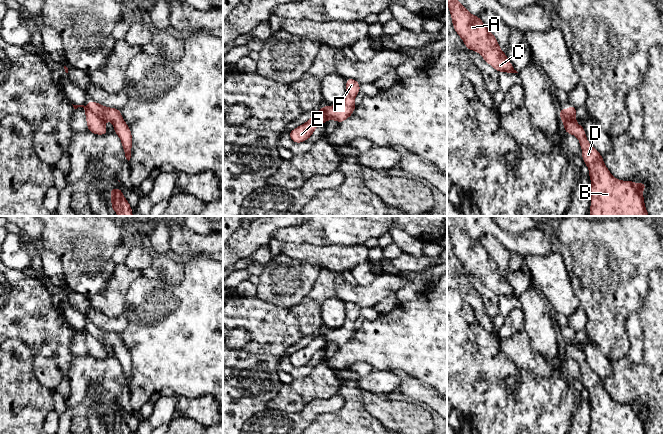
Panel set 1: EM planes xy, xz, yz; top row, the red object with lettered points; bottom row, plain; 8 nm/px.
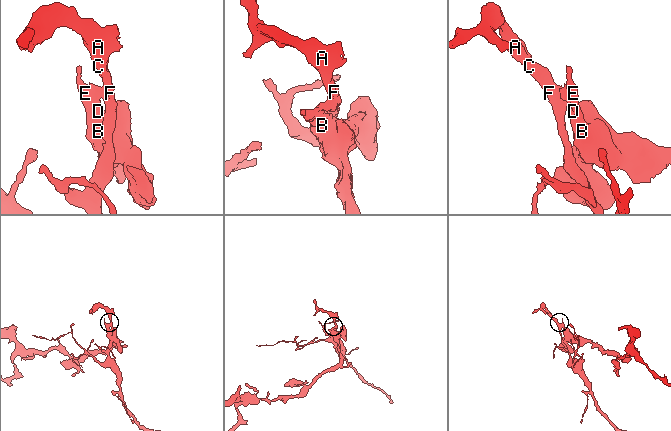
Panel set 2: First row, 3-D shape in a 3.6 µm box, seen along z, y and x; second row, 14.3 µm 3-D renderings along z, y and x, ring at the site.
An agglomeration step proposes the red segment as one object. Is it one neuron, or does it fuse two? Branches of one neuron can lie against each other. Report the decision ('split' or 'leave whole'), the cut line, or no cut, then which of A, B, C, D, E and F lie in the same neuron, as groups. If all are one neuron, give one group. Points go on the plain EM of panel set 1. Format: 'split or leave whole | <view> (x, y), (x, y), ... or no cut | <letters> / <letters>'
split | xy (87, 332), (103, 345) | A C F / B D E

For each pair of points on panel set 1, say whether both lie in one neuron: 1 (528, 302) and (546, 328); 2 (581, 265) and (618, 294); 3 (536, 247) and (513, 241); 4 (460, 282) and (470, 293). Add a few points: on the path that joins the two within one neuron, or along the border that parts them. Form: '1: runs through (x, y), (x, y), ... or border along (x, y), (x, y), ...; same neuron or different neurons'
1: runs through (534, 308), (537, 311), (540, 322); same neuron
2: runs through (590, 266), (609, 285); same neuron
3: runs through (530, 243), (519, 243); same neuron
4: runs through (463, 285), (467, 290); same neuron

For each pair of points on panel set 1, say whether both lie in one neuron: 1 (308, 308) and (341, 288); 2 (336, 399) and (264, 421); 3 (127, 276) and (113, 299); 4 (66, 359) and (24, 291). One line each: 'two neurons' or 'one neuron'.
1: two neurons
2: one neuron
3: one neuron
4: one neuron

